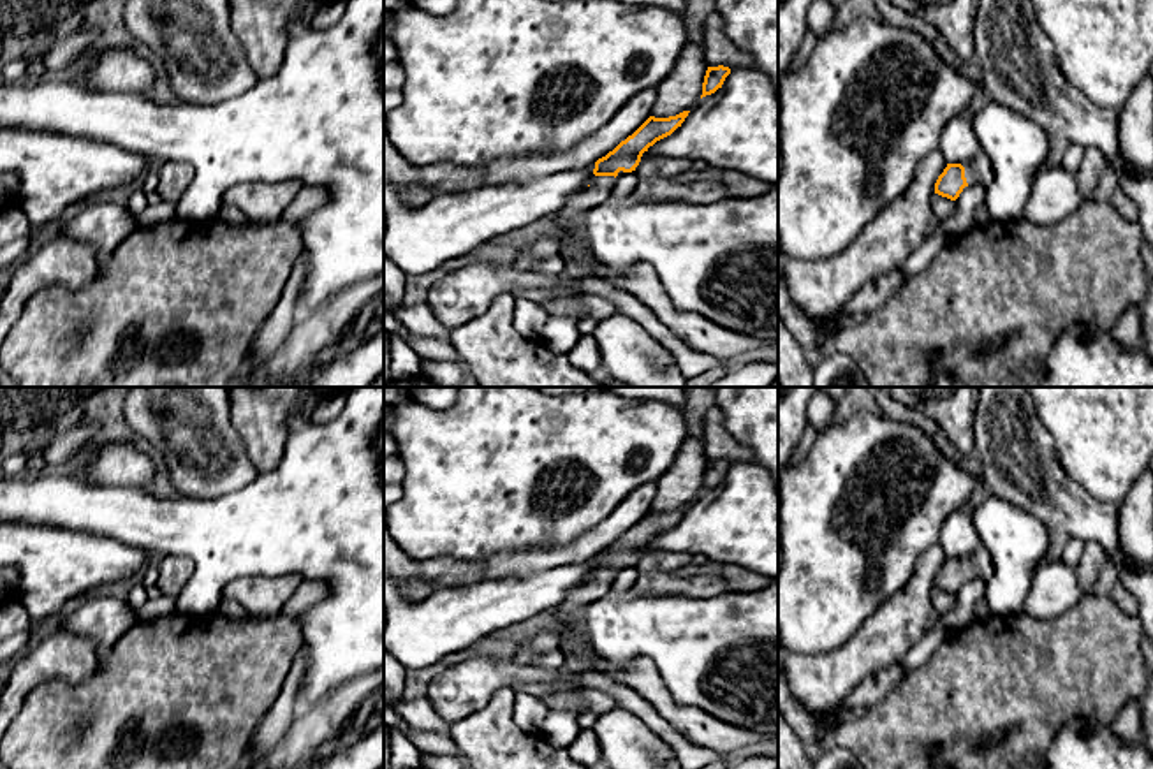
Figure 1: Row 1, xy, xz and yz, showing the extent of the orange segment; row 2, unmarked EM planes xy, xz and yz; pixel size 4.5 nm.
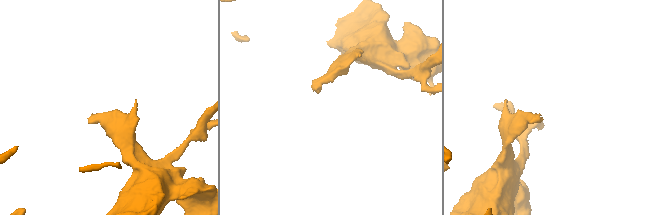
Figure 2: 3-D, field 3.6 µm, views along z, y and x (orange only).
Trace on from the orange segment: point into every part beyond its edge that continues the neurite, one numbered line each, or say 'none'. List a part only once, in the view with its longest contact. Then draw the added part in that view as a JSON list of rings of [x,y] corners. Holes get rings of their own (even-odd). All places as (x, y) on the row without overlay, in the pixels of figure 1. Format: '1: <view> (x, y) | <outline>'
1: yz (977, 563) | [[[982,546],[961,560],[965,561],[965,572],[968,579],[980,577],[984,582],[988,582],[993,575],[993,561]]]

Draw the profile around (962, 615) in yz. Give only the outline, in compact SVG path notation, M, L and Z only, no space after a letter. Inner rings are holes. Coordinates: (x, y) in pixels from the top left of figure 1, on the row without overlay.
M980 577L968 579L956 593L954 607L938 614L933 628L929 628L898 662L898 669L903 676L922 665L951 634L959 628L970 626L975 618L975 605L984 598L986 582Z

